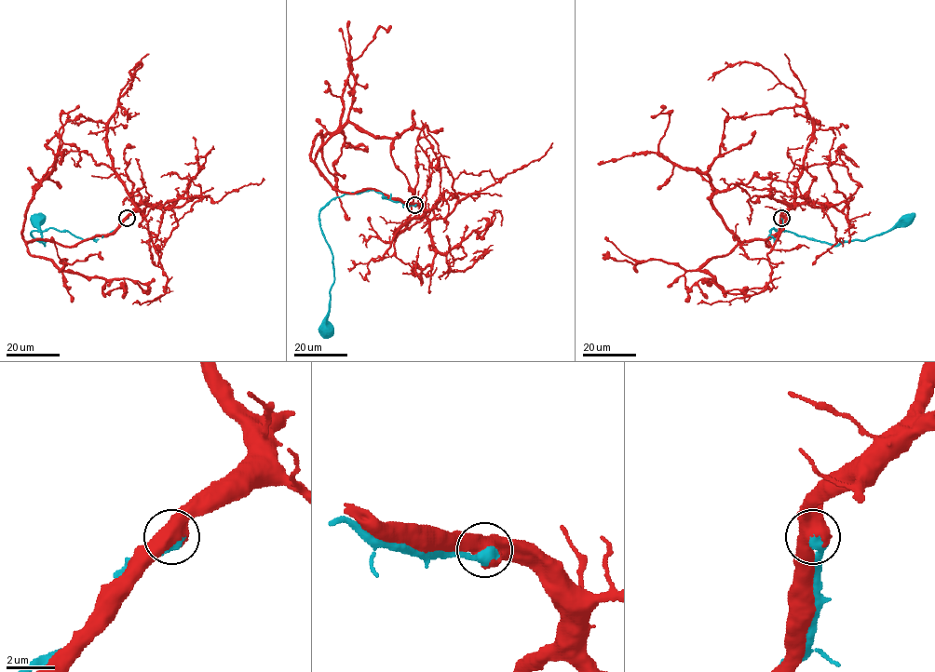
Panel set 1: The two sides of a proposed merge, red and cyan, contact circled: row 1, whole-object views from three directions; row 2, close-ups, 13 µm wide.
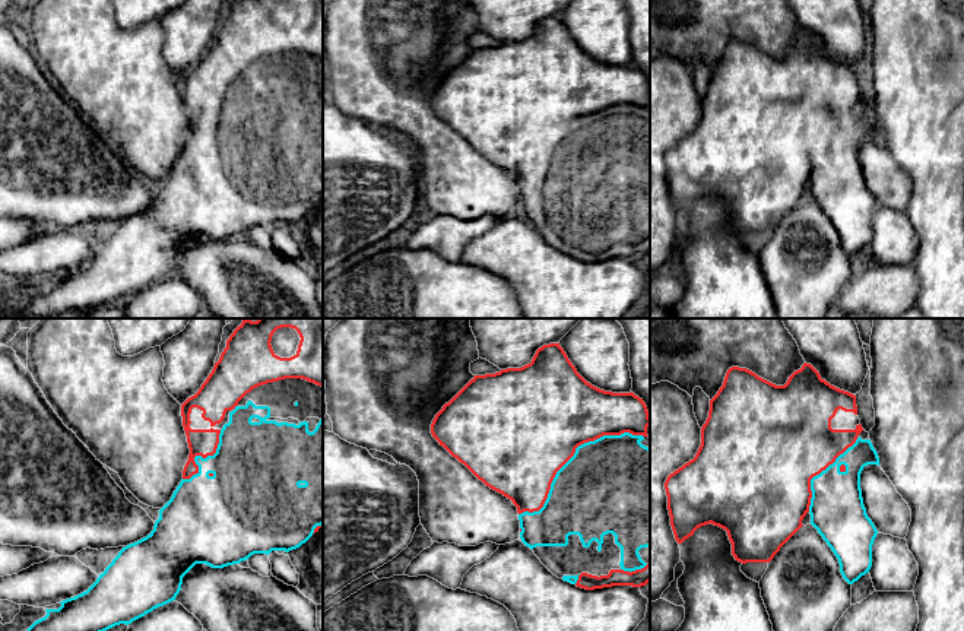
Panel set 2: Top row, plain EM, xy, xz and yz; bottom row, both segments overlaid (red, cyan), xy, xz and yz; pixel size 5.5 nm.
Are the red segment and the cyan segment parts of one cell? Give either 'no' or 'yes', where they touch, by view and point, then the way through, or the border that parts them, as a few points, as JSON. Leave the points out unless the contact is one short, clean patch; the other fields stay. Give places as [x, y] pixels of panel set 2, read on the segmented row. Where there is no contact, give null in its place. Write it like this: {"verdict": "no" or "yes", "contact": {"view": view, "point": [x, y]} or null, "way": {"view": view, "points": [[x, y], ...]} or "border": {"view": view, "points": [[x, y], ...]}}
{"verdict": "yes", "contact": {"view": "xz", "point": [573, 454]}}

